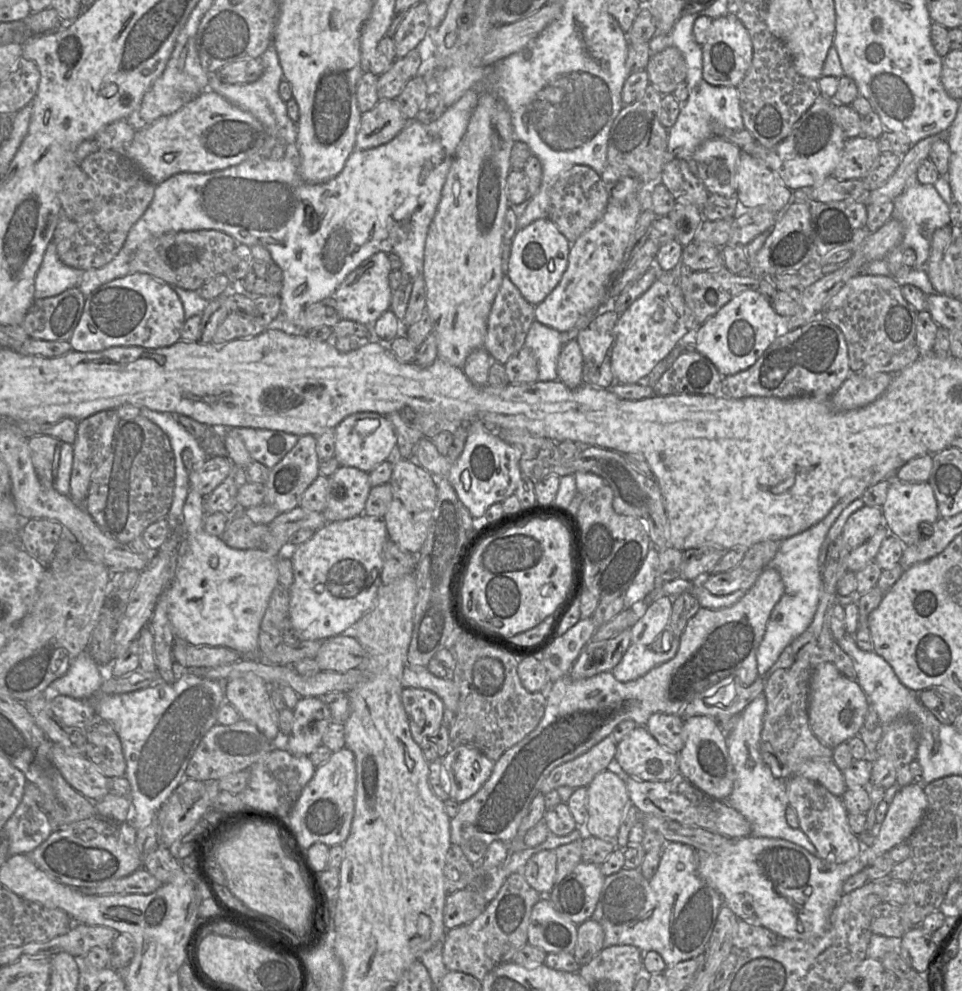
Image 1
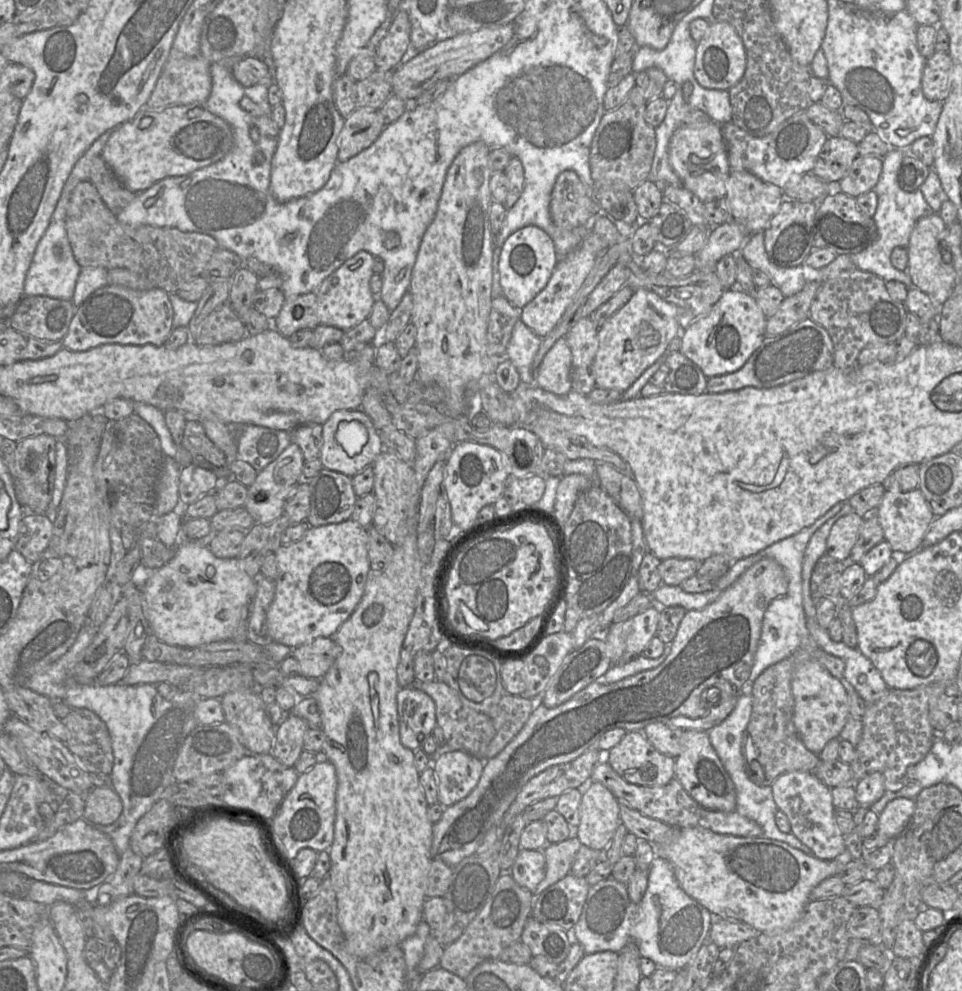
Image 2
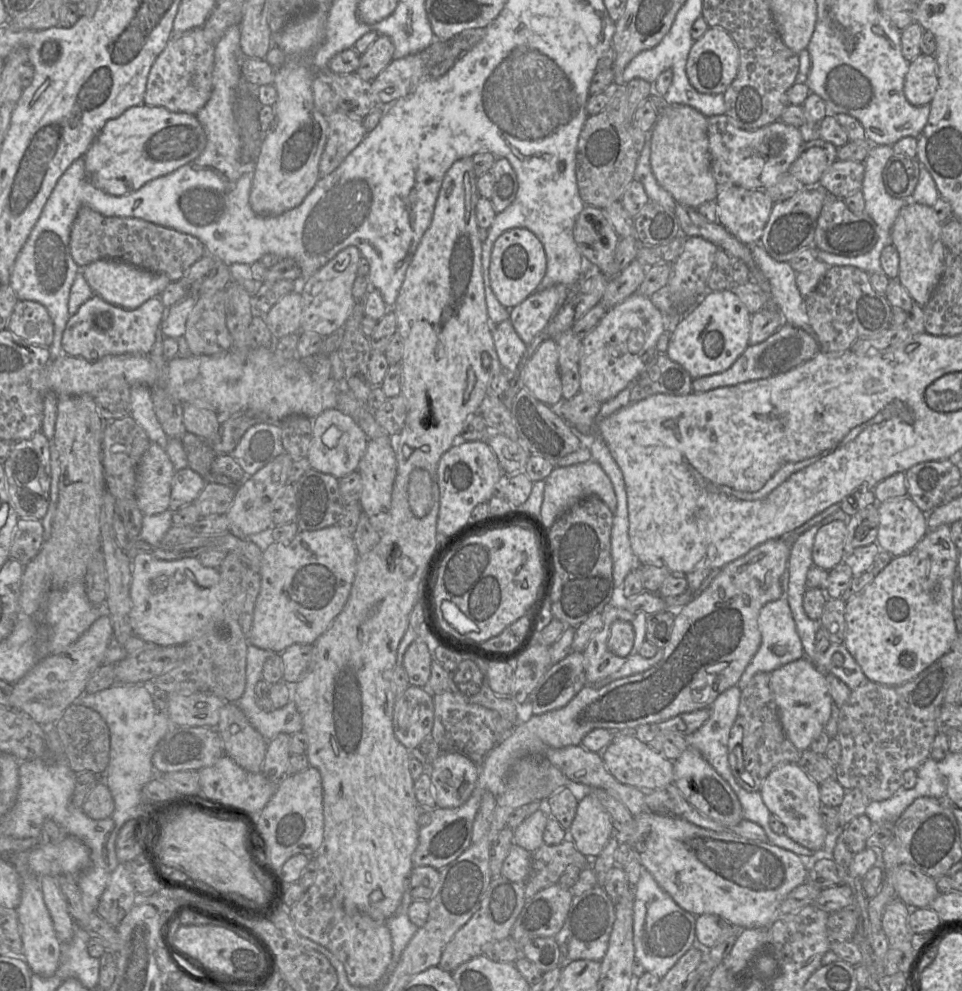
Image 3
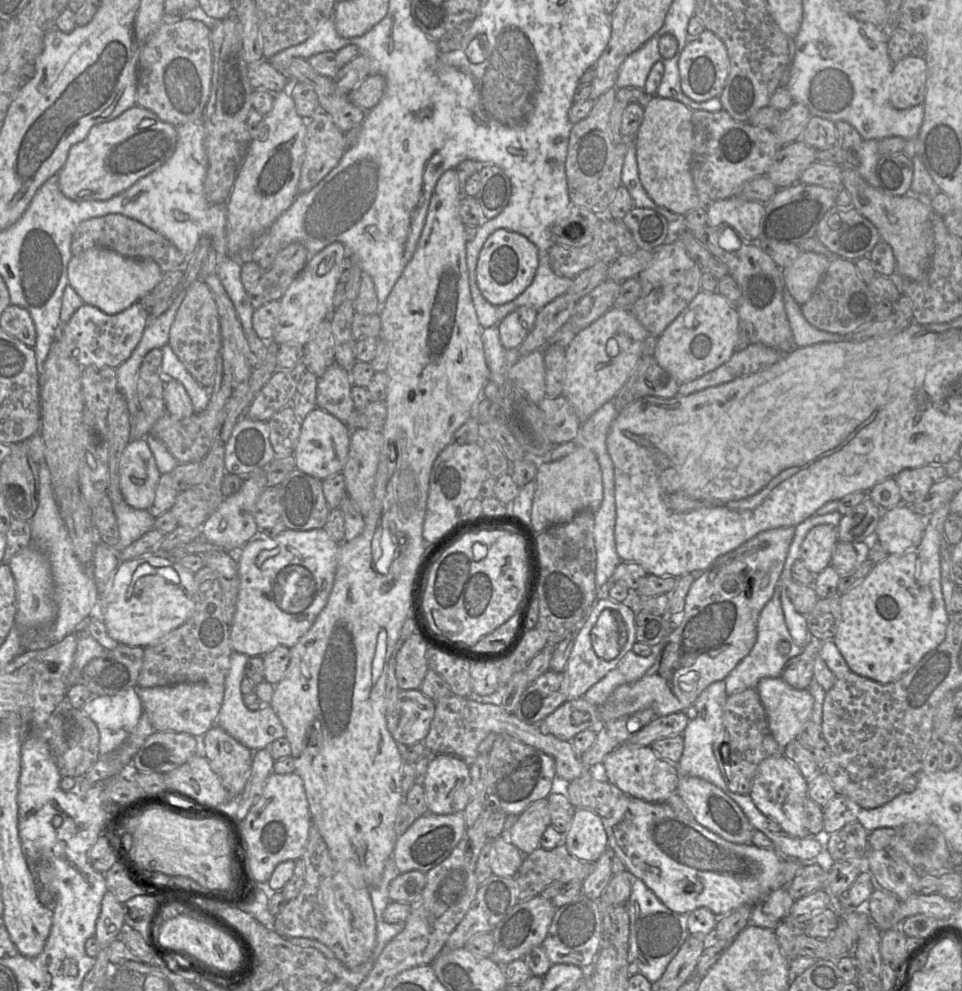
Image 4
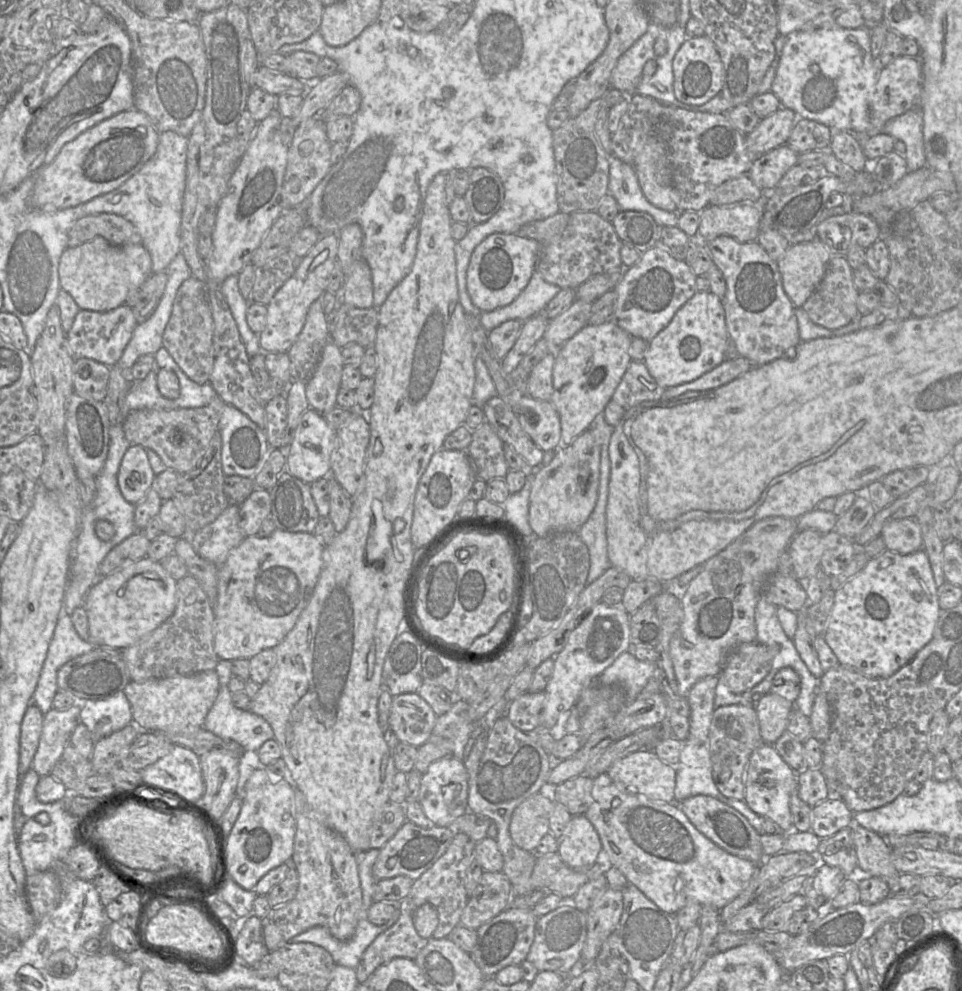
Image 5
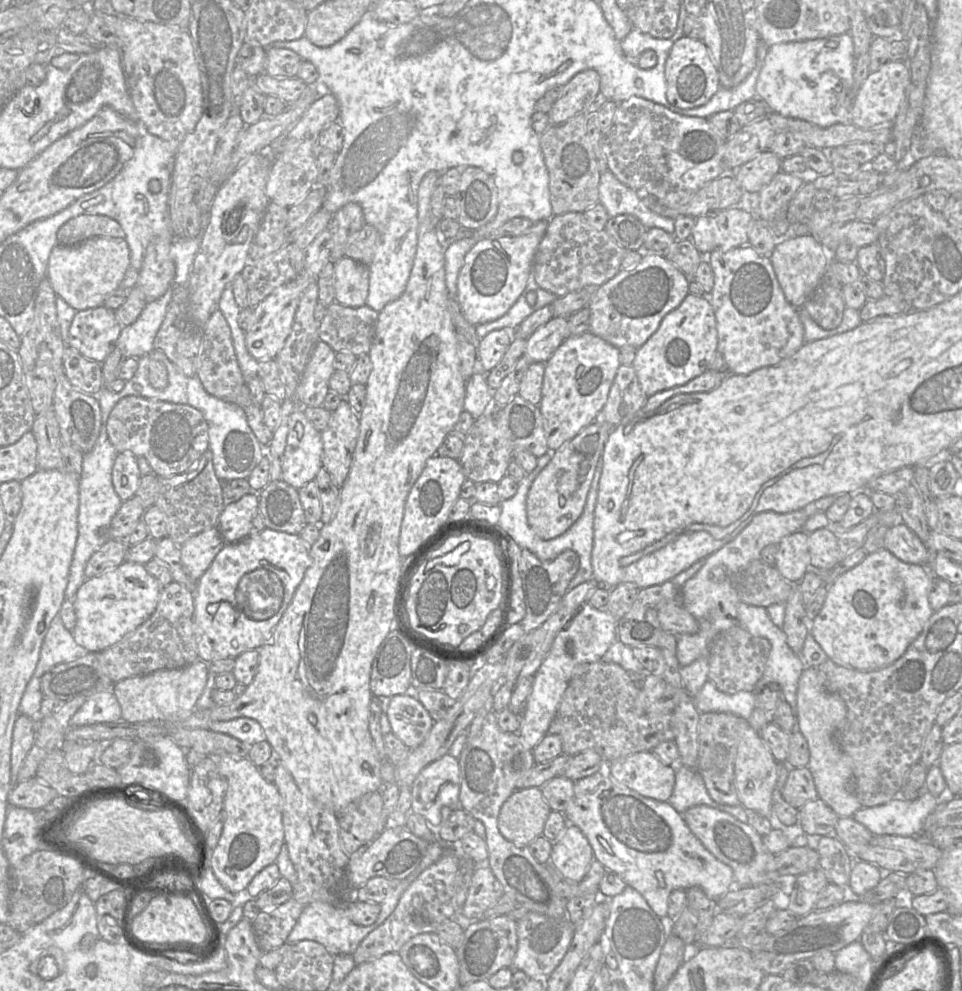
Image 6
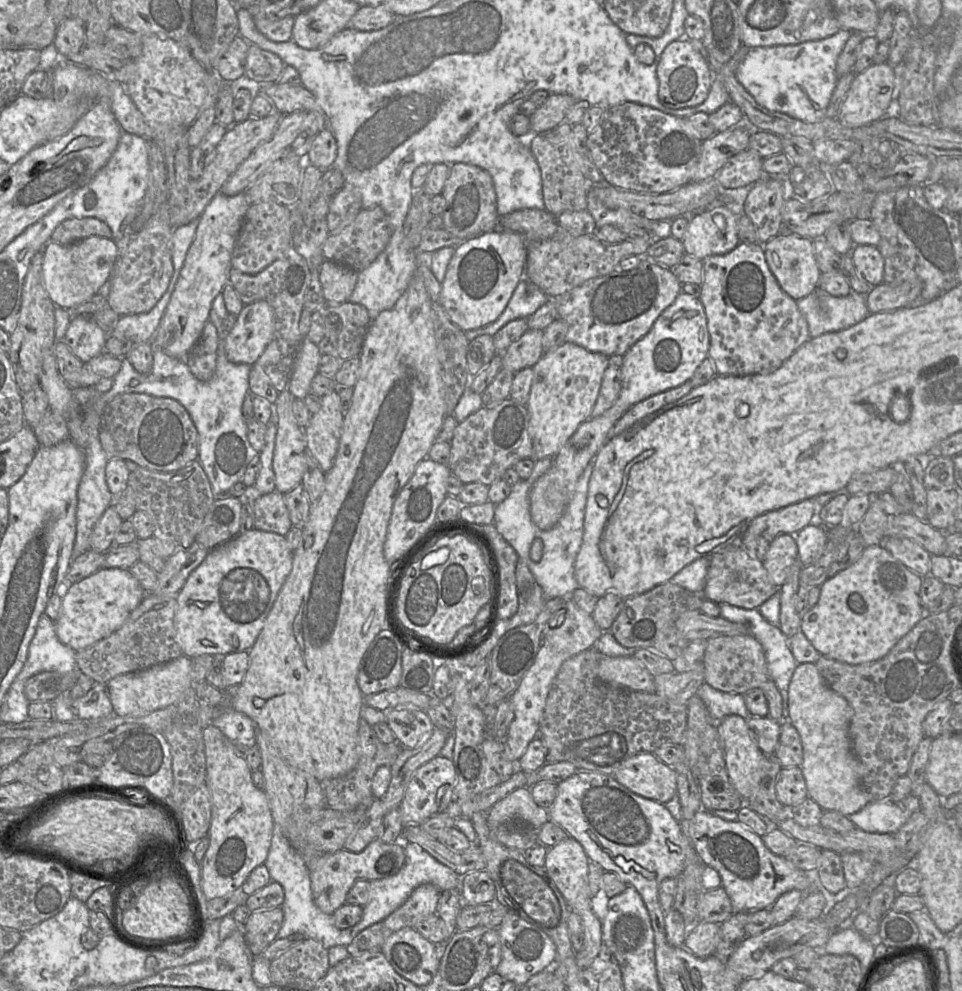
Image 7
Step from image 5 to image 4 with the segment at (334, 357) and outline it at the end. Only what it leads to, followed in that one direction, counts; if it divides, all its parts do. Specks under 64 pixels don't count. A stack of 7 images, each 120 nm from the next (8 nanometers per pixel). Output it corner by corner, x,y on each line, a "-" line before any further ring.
334,362
318,377
316,405
346,423
356,410
351,397
352,382
349,373

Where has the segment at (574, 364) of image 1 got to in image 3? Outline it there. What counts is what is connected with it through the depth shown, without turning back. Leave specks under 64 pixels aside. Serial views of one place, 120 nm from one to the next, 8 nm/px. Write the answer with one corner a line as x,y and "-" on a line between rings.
547,339
527,361
520,375
523,387
550,407
563,399
558,359
556,340

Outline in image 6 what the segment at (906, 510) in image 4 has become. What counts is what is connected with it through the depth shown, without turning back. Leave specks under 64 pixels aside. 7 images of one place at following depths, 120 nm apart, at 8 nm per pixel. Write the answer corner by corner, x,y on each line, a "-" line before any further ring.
898,523
887,530
885,548
903,562
925,566
928,562
925,544
904,523

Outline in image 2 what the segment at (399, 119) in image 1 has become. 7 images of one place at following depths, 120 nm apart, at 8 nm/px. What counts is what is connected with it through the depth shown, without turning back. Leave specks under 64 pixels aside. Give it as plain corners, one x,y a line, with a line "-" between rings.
357,108
345,118
338,136
337,163
343,163
371,146
386,124
373,108

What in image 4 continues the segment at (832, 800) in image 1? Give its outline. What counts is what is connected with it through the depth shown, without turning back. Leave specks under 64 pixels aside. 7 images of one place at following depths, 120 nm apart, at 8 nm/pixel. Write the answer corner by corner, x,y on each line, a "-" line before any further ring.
783,755
764,759
756,769
749,796
757,809
772,818
788,836
803,839
810,835
804,824
804,804
808,798
808,780

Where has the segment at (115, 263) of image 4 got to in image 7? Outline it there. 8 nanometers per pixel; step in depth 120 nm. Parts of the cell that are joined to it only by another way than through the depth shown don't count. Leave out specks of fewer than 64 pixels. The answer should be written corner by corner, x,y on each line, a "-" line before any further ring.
90,236
80,241
61,245
50,240
43,249
43,280
52,302
64,309
88,301
109,280
118,259
118,248
112,238

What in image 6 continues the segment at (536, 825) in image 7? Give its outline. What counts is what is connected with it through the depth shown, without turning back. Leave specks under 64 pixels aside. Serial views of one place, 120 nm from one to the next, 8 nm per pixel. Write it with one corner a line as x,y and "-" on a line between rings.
541,788
516,790
502,805
498,828
505,839
517,847
527,847
543,834
551,812

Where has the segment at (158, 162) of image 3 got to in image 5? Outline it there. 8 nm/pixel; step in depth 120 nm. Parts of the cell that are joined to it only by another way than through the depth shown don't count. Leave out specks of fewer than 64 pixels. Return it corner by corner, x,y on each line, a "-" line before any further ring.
132,108
117,113
66,143
55,159
34,174
30,205
39,210
60,210
111,192
137,173
155,154
159,133
143,112

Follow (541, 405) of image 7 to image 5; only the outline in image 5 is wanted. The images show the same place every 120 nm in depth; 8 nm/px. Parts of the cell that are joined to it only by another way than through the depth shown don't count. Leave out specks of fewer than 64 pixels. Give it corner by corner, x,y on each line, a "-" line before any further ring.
611,319
599,325
587,324
555,350
550,402
560,418
561,445
569,445
589,429
599,414
603,414
632,361
629,355
631,341
632,336

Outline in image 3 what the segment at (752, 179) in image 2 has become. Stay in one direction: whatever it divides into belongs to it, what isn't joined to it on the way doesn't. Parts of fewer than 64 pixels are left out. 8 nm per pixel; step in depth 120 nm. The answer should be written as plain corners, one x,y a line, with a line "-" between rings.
719,187
715,201
718,223
739,241
751,244
761,239
774,205
763,190

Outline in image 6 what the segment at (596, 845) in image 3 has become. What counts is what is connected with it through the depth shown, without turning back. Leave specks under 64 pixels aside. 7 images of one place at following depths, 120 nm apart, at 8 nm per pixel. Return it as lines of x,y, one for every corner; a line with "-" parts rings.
569,825
559,840
553,842
550,863
565,879
580,882
594,860
593,849
583,832

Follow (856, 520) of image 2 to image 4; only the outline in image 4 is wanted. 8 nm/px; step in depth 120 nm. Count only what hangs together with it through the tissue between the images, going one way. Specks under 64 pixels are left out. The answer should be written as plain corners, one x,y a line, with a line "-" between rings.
829,524
815,526
802,542
800,560
810,572
819,574
831,565
833,550
837,542
836,527

